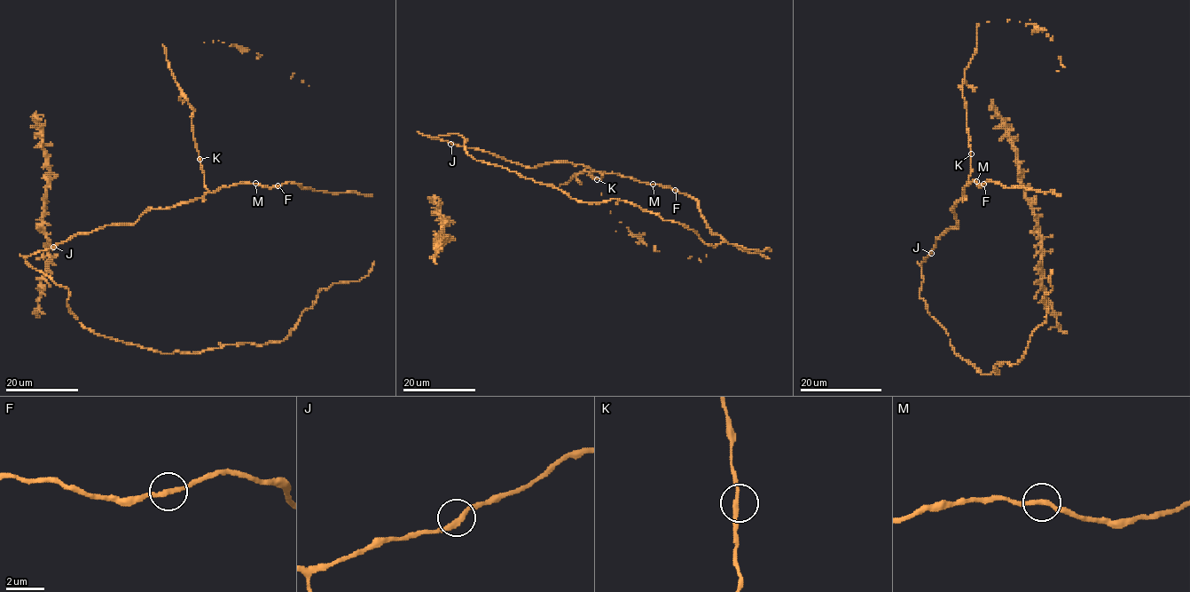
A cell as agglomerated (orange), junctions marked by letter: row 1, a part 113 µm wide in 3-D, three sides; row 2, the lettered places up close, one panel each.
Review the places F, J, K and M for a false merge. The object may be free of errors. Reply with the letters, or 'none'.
none

